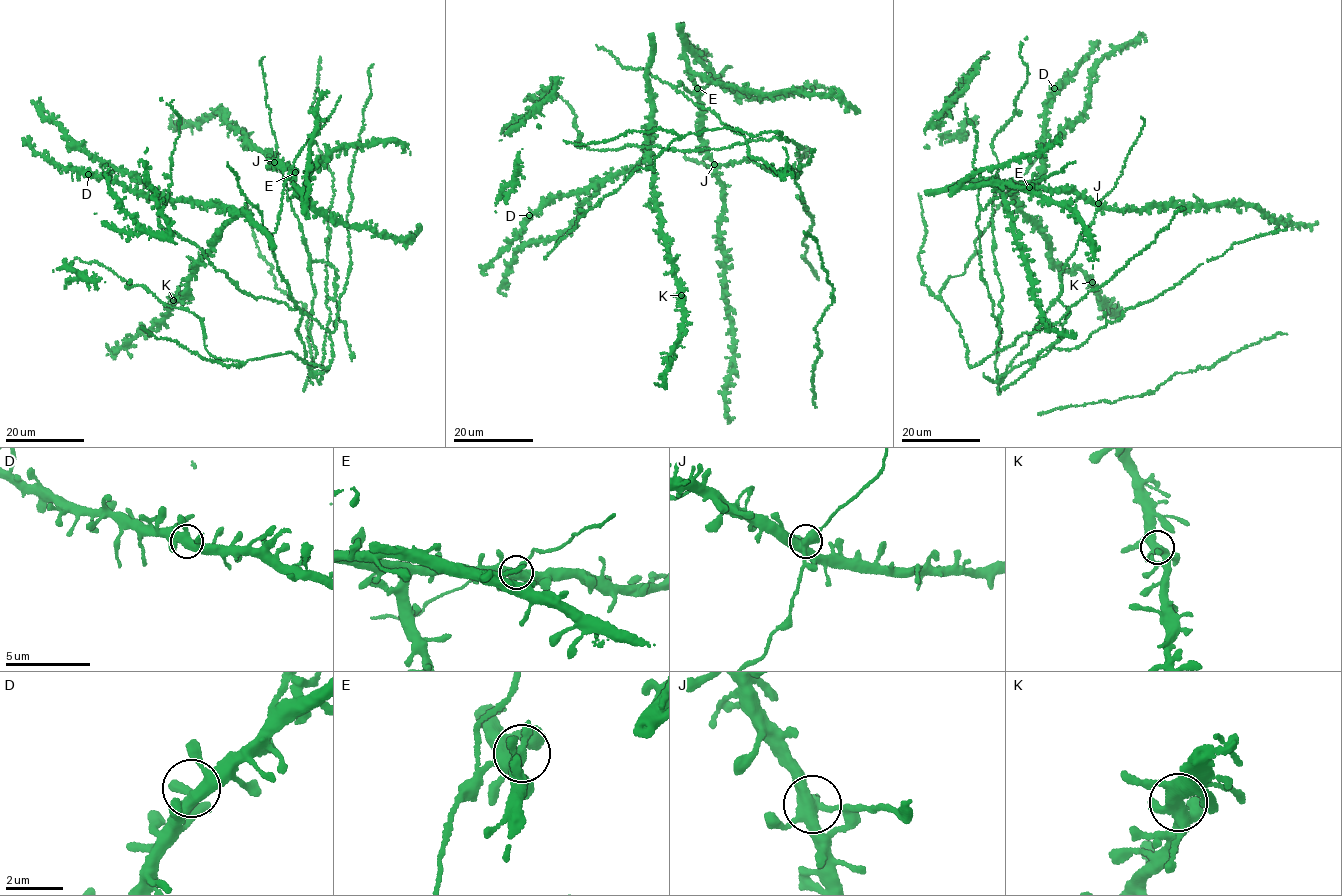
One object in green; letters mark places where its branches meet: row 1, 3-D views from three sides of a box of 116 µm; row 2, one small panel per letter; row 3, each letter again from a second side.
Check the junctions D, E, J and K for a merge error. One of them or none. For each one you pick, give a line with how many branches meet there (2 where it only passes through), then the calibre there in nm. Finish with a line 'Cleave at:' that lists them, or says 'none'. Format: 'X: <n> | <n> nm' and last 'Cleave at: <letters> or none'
J: 5 | 440 nm
Cleave at: J

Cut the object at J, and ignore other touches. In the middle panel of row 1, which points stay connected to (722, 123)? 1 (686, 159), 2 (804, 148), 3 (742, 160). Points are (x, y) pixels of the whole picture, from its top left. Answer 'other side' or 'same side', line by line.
1: other side
2: same side
3: other side

